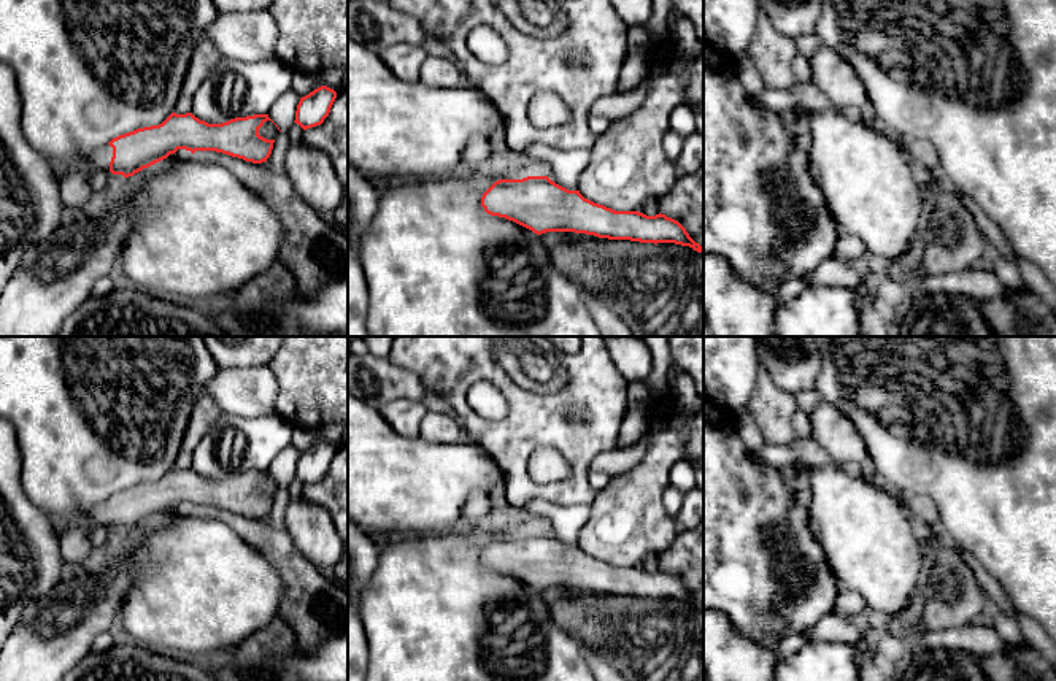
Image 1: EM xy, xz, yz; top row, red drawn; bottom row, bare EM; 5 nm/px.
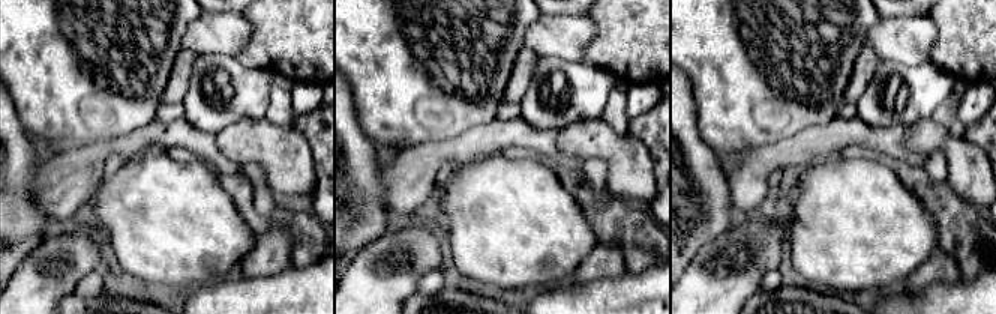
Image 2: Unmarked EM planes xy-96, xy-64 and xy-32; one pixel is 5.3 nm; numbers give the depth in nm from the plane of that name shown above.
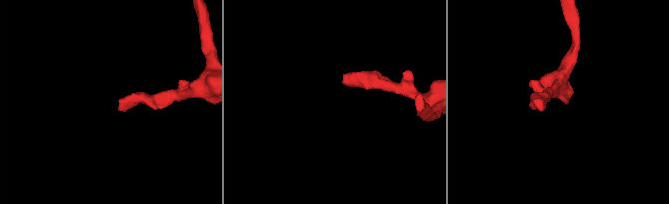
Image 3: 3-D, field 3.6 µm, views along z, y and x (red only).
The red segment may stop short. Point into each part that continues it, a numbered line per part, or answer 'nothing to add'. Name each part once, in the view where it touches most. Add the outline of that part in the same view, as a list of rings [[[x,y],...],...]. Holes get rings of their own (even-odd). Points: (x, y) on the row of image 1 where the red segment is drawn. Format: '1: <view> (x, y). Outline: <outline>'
1: xy (75, 189). Outline: [[[106,144],[84,159],[57,167],[60,198],[67,210],[83,214],[95,206],[98,198],[91,189],[91,176],[100,170],[110,171],[111,157],[113,148]]]

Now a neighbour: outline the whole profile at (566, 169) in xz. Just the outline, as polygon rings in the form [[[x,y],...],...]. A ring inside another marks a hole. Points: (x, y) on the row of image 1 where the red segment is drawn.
[[[554,149],[546,164],[546,176],[568,190],[580,190],[581,176],[591,162],[591,156],[591,149]]]

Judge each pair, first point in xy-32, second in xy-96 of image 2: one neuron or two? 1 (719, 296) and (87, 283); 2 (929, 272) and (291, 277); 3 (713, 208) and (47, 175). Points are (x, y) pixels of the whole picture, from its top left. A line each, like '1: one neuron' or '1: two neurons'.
1: two neurons
2: two neurons
3: two neurons

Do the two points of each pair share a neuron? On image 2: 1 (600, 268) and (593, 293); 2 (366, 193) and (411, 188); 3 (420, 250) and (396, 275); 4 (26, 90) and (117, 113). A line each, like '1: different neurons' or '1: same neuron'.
1: different neurons
2: different neurons
3: same neuron
4: same neuron

